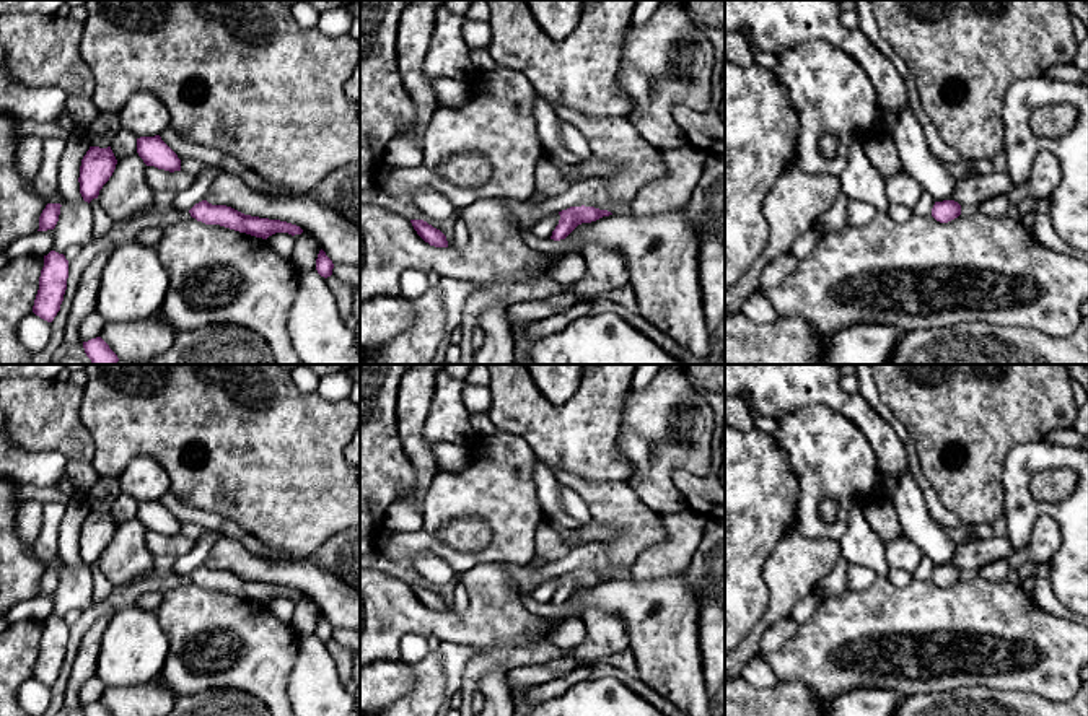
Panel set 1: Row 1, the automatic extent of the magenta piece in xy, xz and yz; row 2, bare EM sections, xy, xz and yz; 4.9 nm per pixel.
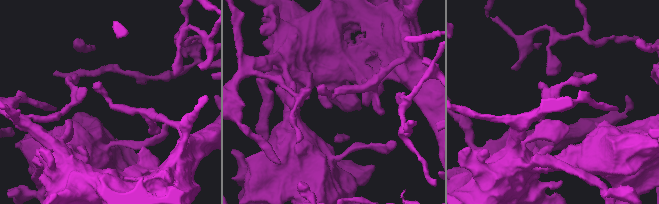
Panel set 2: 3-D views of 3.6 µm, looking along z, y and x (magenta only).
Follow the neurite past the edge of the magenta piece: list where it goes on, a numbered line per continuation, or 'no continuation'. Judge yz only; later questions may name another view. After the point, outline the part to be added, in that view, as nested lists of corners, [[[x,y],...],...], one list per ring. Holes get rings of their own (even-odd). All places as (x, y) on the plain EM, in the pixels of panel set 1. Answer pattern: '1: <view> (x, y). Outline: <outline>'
no continuation

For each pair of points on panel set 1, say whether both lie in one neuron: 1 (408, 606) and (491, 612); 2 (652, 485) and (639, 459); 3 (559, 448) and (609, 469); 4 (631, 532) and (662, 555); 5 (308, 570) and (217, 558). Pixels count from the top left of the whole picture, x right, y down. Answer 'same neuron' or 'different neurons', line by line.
1: same neuron
2: different neurons
3: same neuron
4: different neurons
5: same neuron

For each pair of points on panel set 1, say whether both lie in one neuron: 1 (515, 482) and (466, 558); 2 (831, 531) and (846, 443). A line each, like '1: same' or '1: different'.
1: same
2: same

